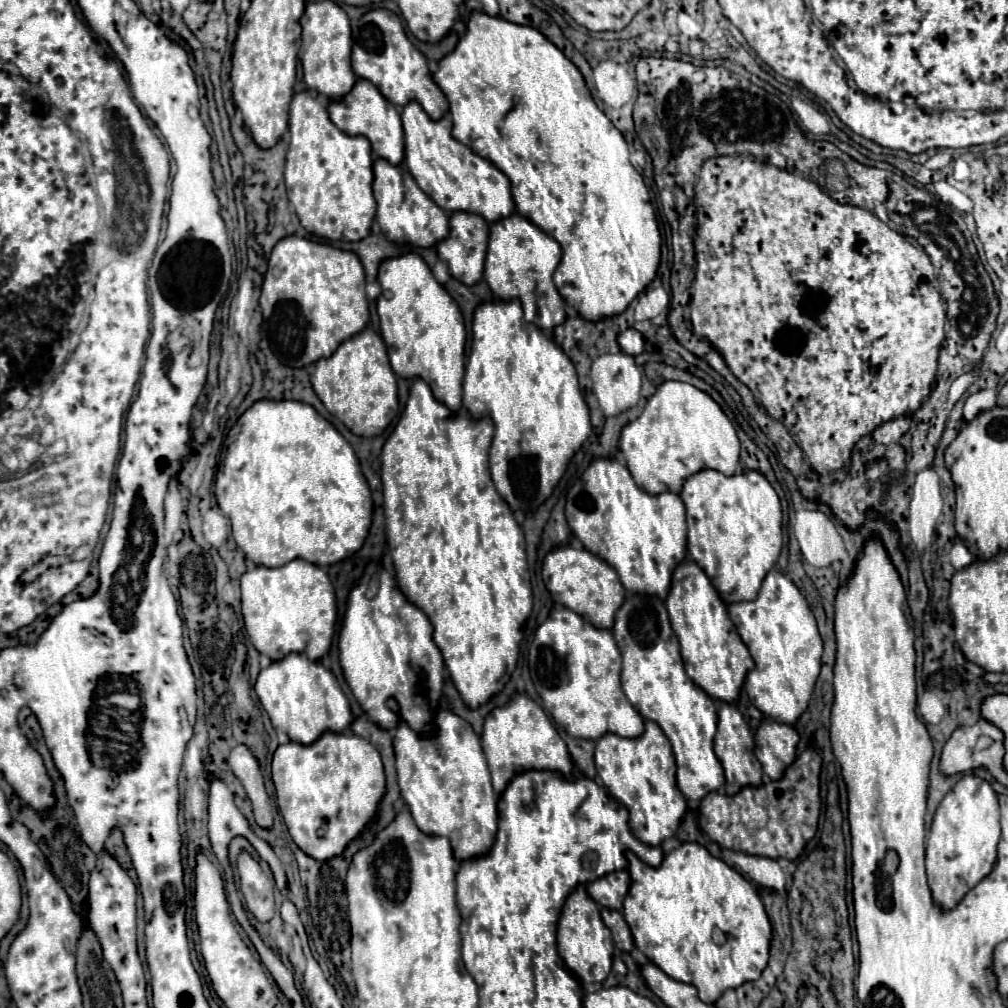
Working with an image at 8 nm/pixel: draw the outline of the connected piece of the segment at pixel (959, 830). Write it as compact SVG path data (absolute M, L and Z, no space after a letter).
M965 775L937 807L937 813L931 823L929 839L927 839L927 857L925 857L927 879L931 883L933 899L943 911L953 909L983 877L991 873L997 859L999 837L1001 837L1001 825L999 825L999 803L995 791L987 781L975 775Z

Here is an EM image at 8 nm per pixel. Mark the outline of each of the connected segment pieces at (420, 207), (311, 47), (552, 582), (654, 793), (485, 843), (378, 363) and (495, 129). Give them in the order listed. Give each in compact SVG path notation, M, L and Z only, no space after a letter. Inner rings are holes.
M377 159L373 165L375 171L375 199L377 199L377 223L383 231L383 235L393 243L409 243L413 247L429 249L437 245L445 233L445 223L449 221L447 213L439 209L415 183L409 169L405 165L391 165L385 159Z
M333 1L307 3L301 17L303 43L299 49L299 59L303 63L305 83L309 89L315 89L331 101L345 97L355 85L355 73L351 69L351 25L347 13Z
M567 545L551 551L545 557L541 575L545 587L561 605L579 613L581 617L591 621L591 625L595 625L597 629L613 627L615 613L625 601L625 589L619 581L619 575L615 573L615 569L611 569L611 565L607 565L607 561L595 557L587 549L573 549Z
M645 721L645 733L637 739L625 739L611 733L601 737L595 747L594 762L607 793L629 811L629 827L641 843L657 847L675 835L687 803L675 783L675 757L671 743L659 725Z
M439 709L435 737L415 735L407 723L399 723L393 737L399 787L415 825L425 835L447 837L457 861L469 861L489 853L497 833L499 795L491 787L491 773L481 751L481 741L471 725L447 709Z
M363 329L343 341L329 359L317 361L311 383L325 409L359 437L381 435L399 415L397 377L389 365L387 347L373 329Z
M473 13L469 23L467 23L467 31L459 39L455 51L437 63L433 79L441 87L441 91L445 93L445 97L449 101L449 113L453 117L453 137L457 141L461 141L463 145L467 145L475 155L491 161L497 169L501 169L511 181L511 193L513 193L513 199L515 199L515 205L517 205L517 213L521 217L527 217L531 223L535 223L541 231L551 235L561 245L563 257L561 257L561 263L559 263L559 267L555 269L555 275L553 275L553 281L555 281L555 287L557 287L559 295L567 303L571 303L585 321L601 321L601 319L623 313L629 307L629 303L655 279L659 259L661 259L661 235L659 235L655 211L651 207L649 193L647 193L647 187L643 183L643 177L635 171L635 167L629 161L629 147L627 147L623 135L615 129L615 125L595 105L591 93L585 87L585 81L583 81L583 75L579 73L579 69L575 69L575 65L559 49L555 49L555 45L551 45L551 41L547 41L537 29L531 29L531 27L525 27L525 25L515 25L515 23L509 23L501 17L489 17L485 13ZM523 49L531 49L531 65L523 65ZM517 85L519 85L519 93L517 93L519 99L515 95ZM495 113L499 113L499 115L507 113L507 117L505 119L495 117Z

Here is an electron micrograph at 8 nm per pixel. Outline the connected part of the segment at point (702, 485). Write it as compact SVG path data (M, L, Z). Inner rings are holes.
M703 469L683 483L681 499L689 513L689 557L705 571L725 605L753 601L783 545L781 503L771 483L755 471L725 477Z

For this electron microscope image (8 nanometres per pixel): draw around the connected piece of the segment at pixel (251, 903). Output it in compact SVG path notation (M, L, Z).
M241 851L237 857L237 871L241 881L241 893L245 897L247 909L259 919L269 921L275 913L273 903L273 879L269 879L261 865L247 853Z

